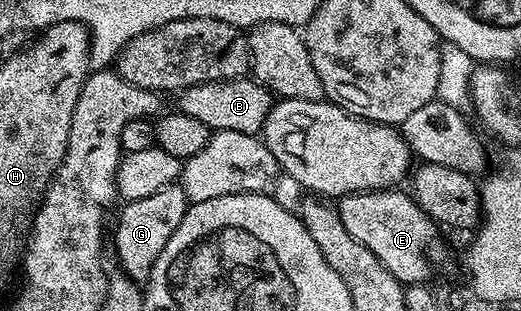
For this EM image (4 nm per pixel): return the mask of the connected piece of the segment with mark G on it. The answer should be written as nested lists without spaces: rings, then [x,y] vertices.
[[[173,182],[165,189],[157,189],[157,193],[152,193],[149,197],[141,197],[132,203],[124,202],[122,206],[123,212],[115,223],[114,254],[118,266],[128,277],[146,281],[161,249],[165,249],[165,241],[169,241],[169,237],[173,237],[173,229],[181,225],[181,217],[185,217],[189,200],[182,186]]]

